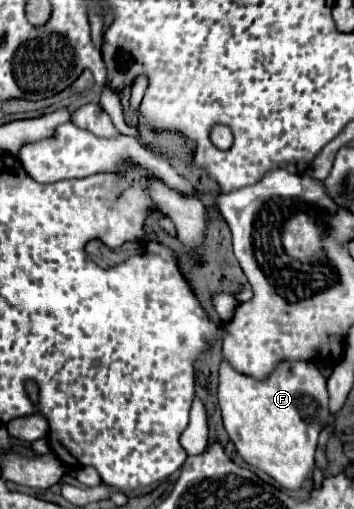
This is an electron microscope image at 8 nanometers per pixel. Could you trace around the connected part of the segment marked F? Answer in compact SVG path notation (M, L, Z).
M228 360L220 362L218 370L218 404L222 410L224 428L234 442L238 454L250 466L266 472L286 490L298 490L304 478L314 470L314 452L318 446L318 436L322 426L328 422L328 390L326 380L318 372L314 362L280 362L272 374L264 380L248 378L230 366Z

